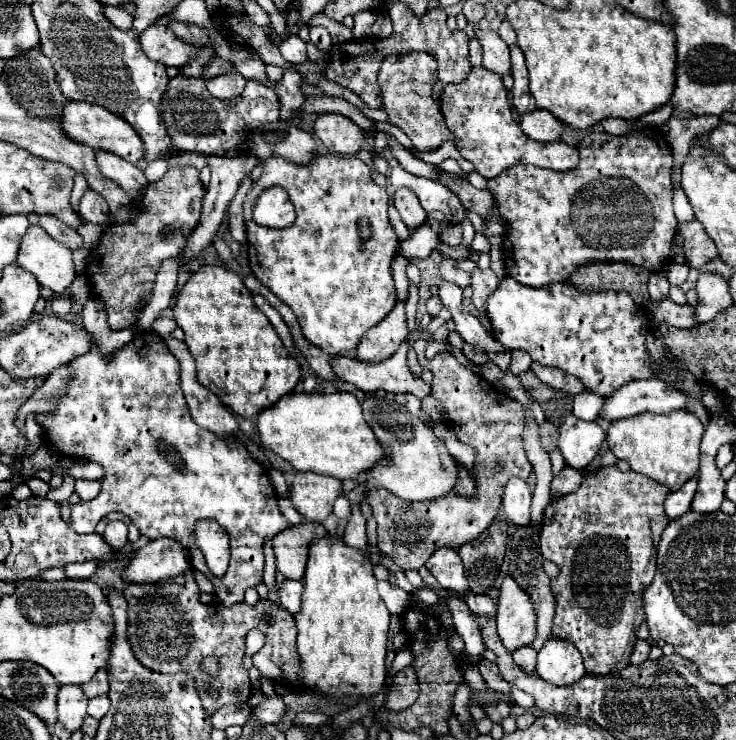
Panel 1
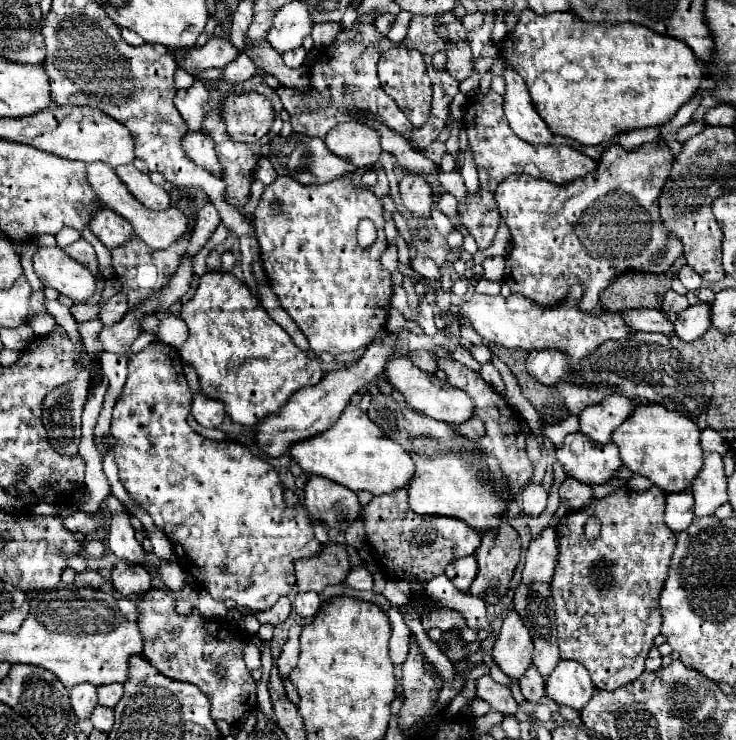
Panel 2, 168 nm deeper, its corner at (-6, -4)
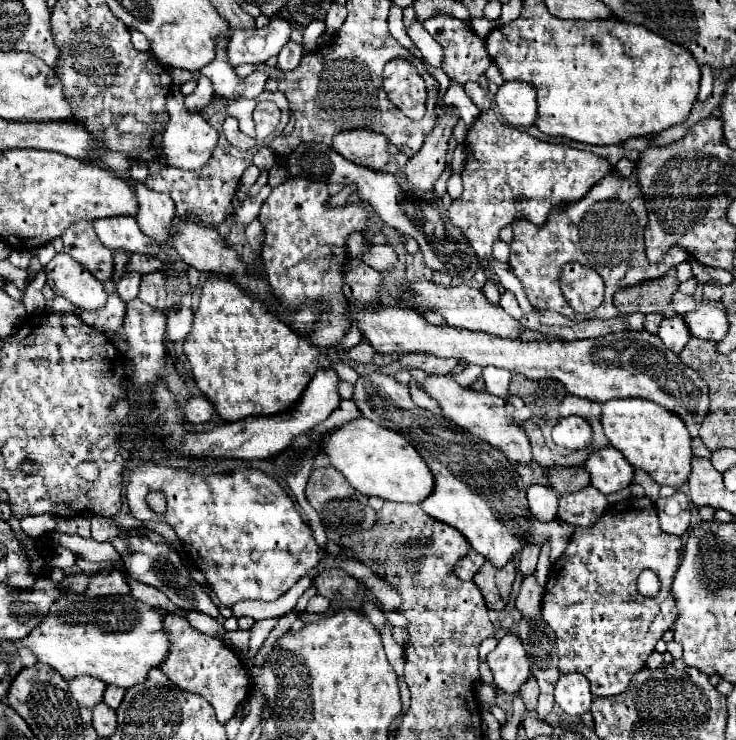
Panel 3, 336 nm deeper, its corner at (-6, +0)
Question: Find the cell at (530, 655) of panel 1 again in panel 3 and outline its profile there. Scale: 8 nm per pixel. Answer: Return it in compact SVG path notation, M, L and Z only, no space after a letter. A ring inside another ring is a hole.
M528 678L526 684L522 684L520 692L518 692L526 704L526 710L536 710L538 704L538 682L534 678Z

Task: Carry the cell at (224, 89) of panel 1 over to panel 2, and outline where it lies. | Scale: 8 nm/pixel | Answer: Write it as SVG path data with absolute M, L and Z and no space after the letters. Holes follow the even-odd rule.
M232 94L224 100L222 118L234 142L254 144L270 132L274 108L270 98L262 94Z

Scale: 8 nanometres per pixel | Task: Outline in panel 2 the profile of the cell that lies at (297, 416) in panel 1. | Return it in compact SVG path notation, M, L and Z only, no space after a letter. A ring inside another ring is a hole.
M352 404L344 410L338 422L330 426L328 432L316 434L304 442L296 442L290 448L290 456L306 474L318 474L354 492L366 490L374 496L406 488L414 476L414 462L410 454L400 444L386 438L380 428L358 406Z

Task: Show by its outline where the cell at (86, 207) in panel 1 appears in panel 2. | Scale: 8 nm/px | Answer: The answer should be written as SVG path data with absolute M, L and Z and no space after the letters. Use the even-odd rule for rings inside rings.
M98 210L90 222L92 234L108 248L114 250L122 244L126 244L134 236L134 228L130 222L126 222L122 216L118 216L114 210Z

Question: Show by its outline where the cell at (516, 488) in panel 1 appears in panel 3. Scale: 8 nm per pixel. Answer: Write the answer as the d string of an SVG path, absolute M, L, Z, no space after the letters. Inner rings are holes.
M532 484L526 490L528 496L528 508L540 522L552 522L558 514L558 496L552 486L544 484Z

